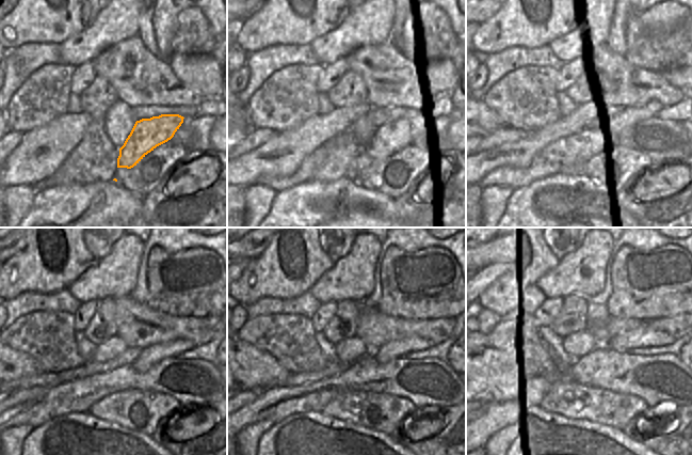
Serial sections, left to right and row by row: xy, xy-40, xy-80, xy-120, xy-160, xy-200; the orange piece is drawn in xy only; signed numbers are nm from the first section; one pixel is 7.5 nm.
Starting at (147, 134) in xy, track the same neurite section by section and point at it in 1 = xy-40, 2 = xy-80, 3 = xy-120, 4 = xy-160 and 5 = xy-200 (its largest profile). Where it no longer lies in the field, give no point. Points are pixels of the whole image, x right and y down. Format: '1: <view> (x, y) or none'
1: xy-40 (392, 127)
2: xy-80 (621, 129)
3: xy-120 (149, 356)
4: xy-160 (401, 348)
5: xy-200 (642, 338)

